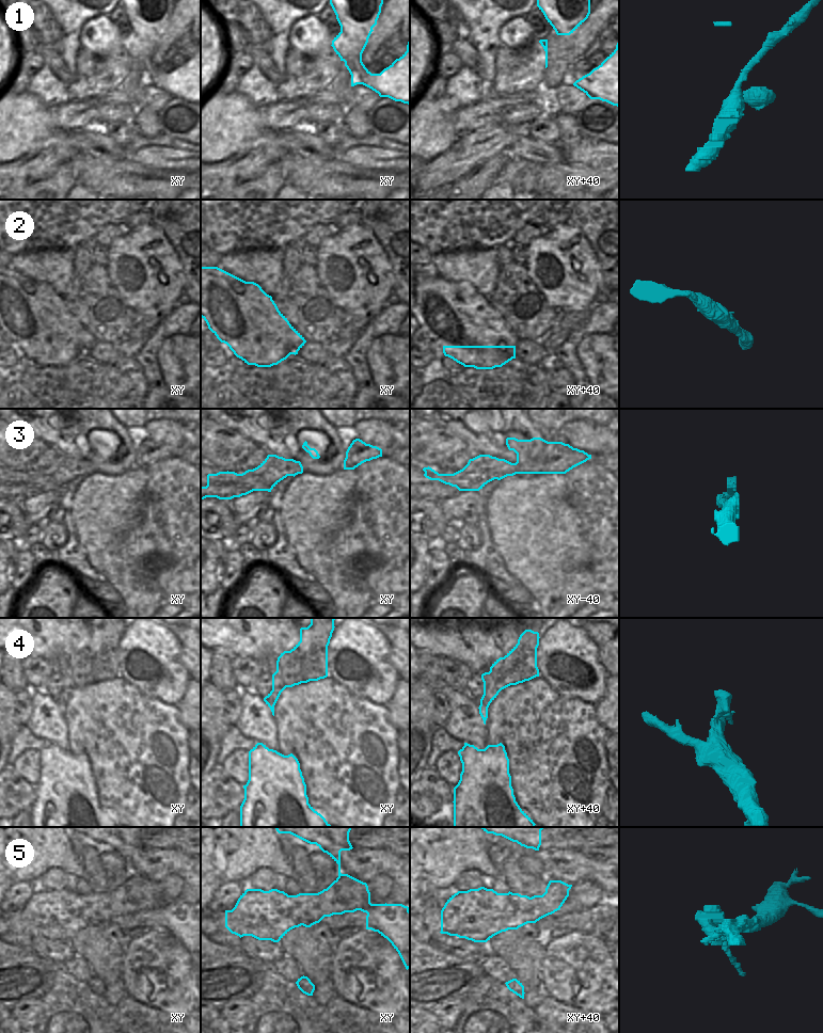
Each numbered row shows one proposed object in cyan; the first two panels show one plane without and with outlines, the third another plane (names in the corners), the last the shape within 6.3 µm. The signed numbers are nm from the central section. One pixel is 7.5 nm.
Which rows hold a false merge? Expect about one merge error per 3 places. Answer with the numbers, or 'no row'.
no row

